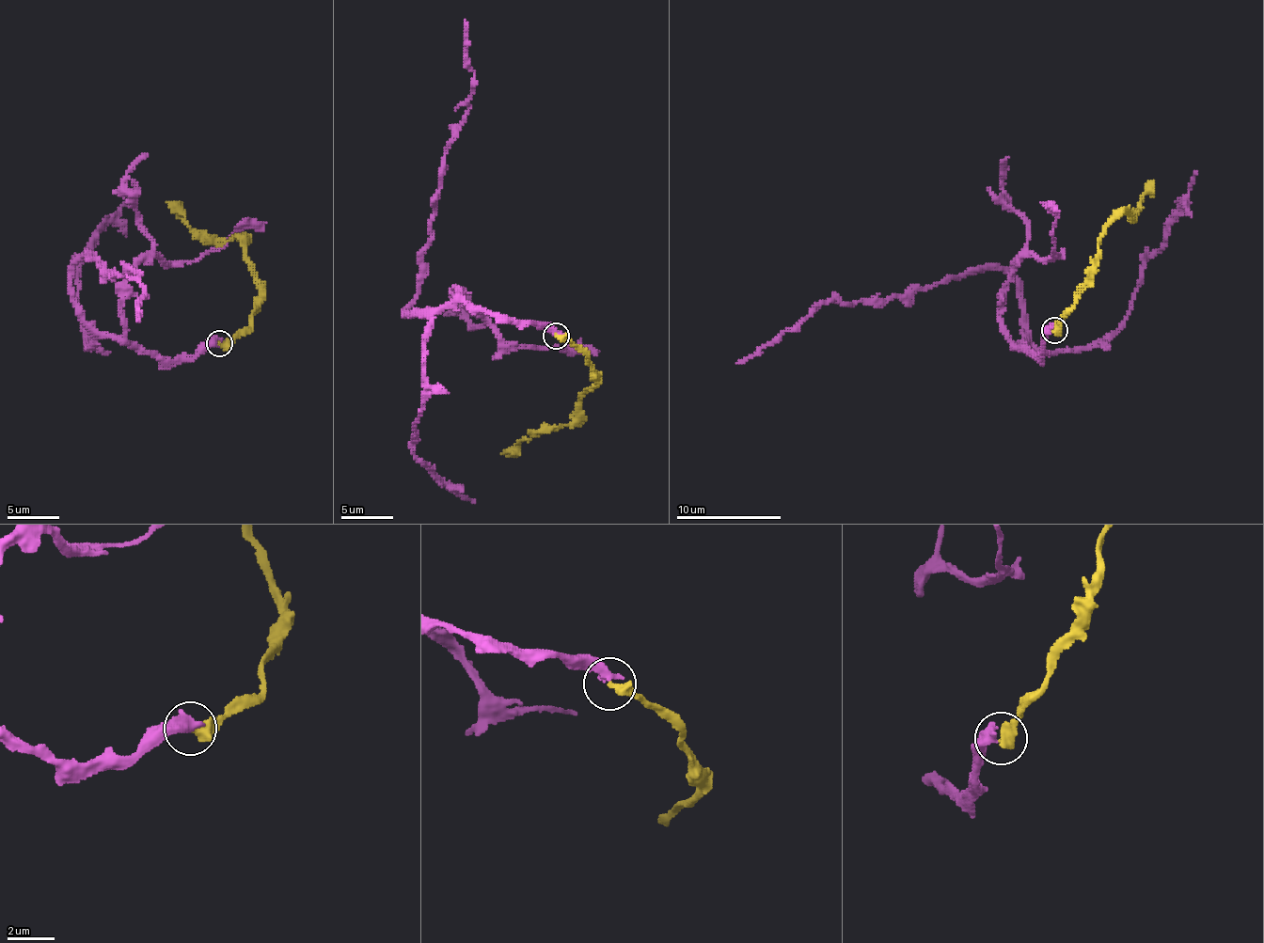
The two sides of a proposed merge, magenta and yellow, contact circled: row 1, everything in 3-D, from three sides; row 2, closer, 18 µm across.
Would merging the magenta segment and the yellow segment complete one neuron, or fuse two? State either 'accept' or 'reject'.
accept

